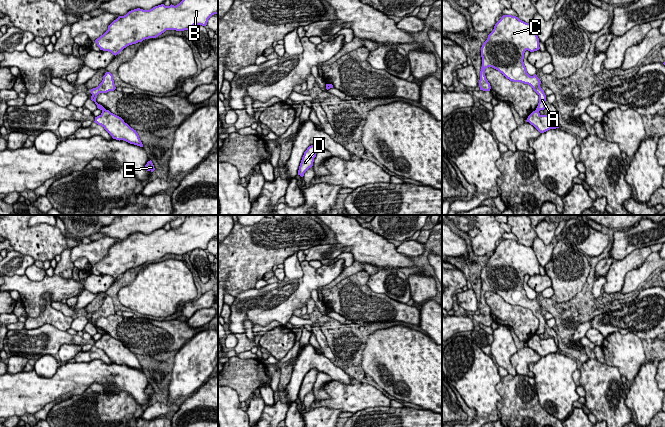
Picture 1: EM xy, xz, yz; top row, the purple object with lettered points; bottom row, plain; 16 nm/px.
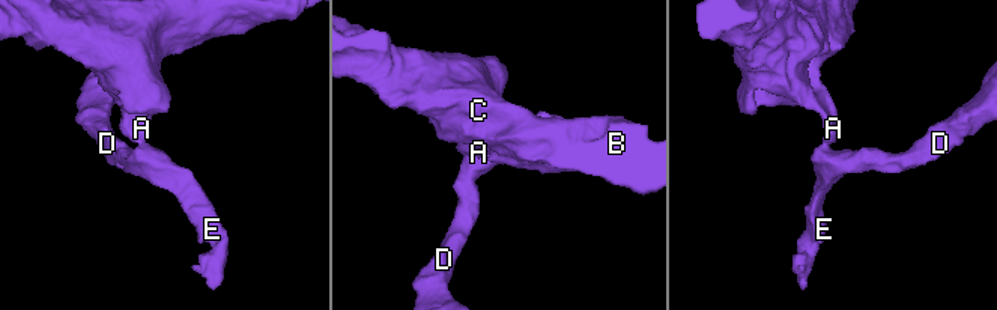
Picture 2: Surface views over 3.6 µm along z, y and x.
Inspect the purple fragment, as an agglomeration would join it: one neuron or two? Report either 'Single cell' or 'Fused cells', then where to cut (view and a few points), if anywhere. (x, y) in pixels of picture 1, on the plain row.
Fused cells. Split along xy (105, 333), (102, 335)

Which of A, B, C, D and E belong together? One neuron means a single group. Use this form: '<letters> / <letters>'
A B C / D E

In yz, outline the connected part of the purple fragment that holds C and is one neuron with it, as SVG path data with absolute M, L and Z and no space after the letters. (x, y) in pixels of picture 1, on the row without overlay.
M503 239L481 271L480 314L490 315L485 293L492 291L510 305L530 309L539 319L536 334L544 334L546 319L540 311L541 305L536 298L530 300L527 297L523 286L526 274L534 276L539 273L539 262L533 247L526 247L516 240Z

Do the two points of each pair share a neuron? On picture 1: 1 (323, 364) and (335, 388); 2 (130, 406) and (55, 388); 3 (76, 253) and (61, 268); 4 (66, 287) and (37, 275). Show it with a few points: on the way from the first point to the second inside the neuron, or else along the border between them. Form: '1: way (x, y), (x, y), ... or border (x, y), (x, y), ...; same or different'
1: border (333, 379), (343, 383), (351, 382); different
2: border (102, 385), (92, 383), (81, 393), (67, 399); different
3: border (79, 244), (71, 249), (70, 261), (72, 263); different
4: border (25, 274), (32, 280), (41, 280), (46, 275); different

